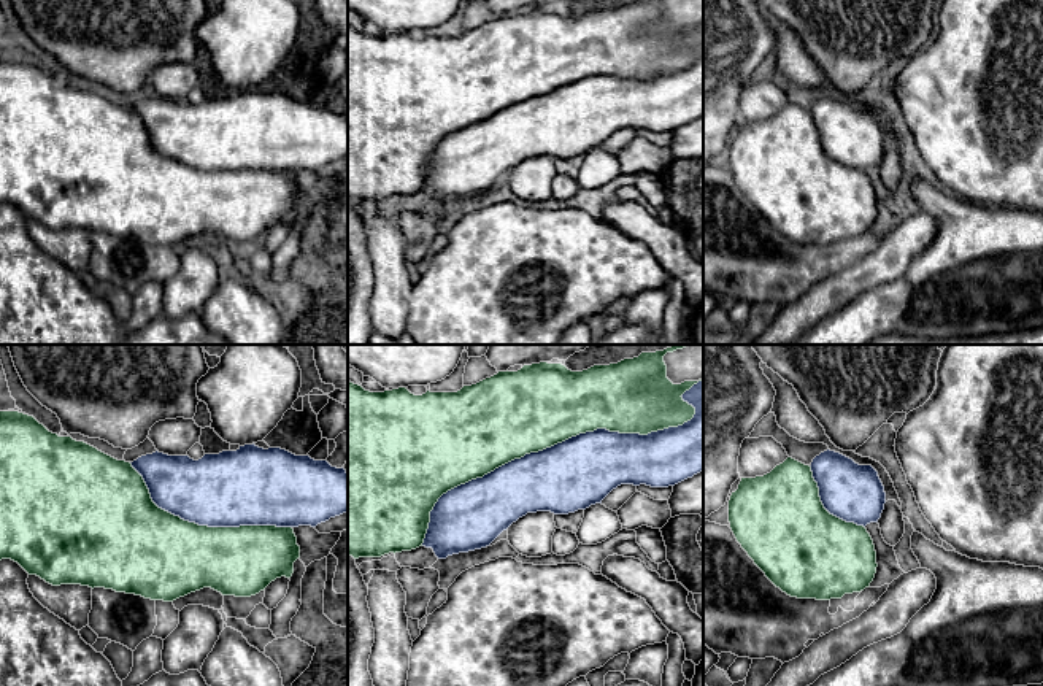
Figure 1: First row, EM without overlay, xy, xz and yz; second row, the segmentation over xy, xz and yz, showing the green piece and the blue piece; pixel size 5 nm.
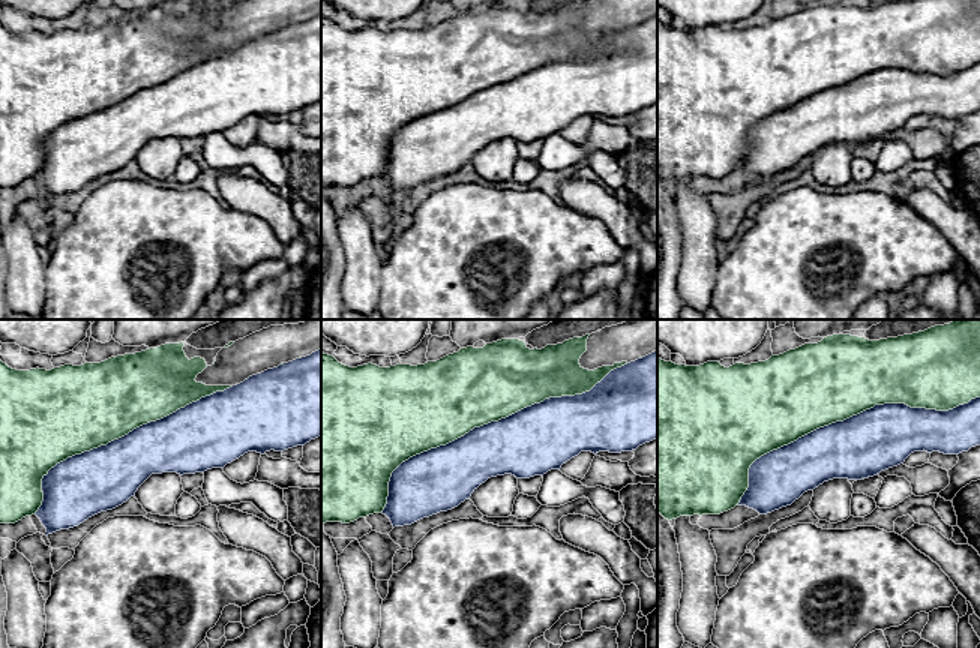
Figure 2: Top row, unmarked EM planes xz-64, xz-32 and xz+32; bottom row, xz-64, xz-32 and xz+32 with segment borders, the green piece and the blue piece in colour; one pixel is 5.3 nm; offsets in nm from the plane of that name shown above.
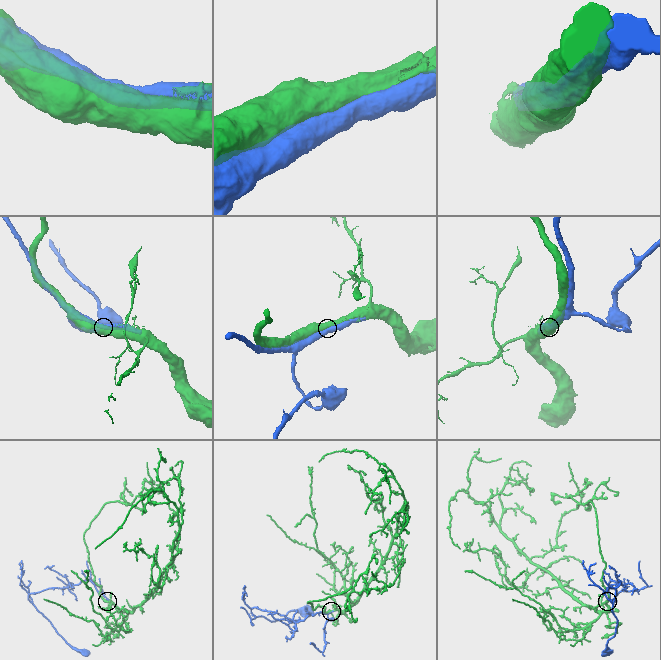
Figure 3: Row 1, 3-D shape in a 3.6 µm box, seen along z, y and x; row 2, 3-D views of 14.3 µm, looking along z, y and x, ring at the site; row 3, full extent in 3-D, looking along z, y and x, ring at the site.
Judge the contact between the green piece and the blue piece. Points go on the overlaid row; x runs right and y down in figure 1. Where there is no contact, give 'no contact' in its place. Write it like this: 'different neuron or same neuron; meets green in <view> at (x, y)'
same neuron; meets green in xz at (564, 440)

